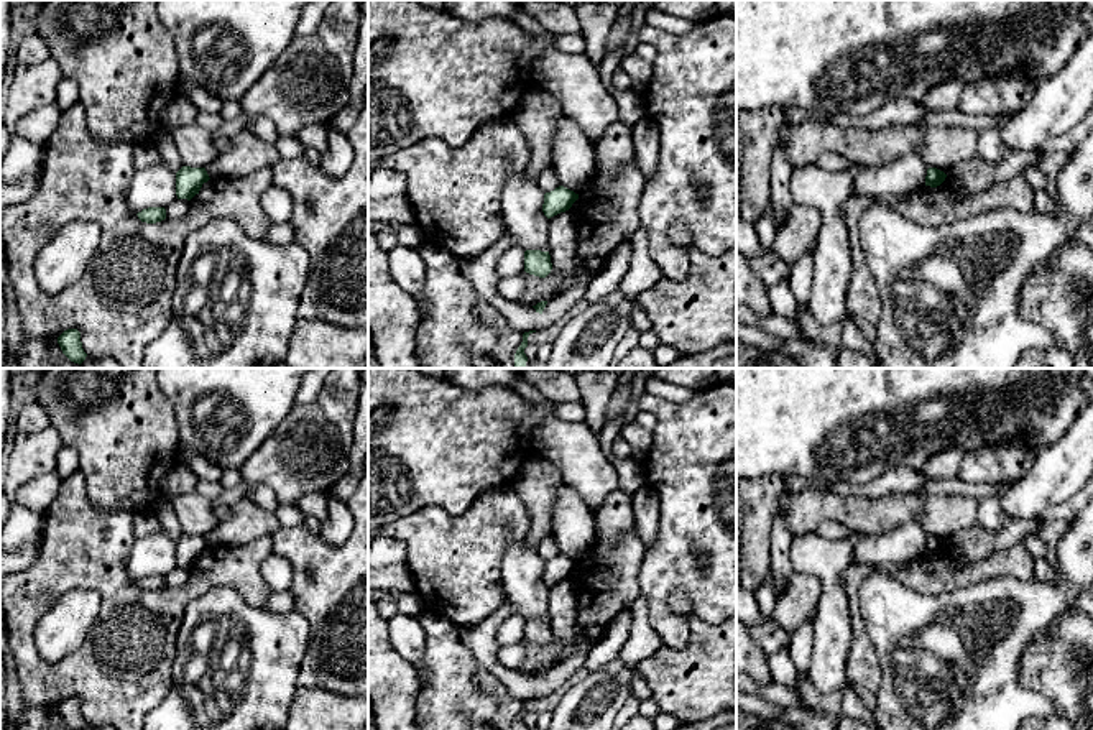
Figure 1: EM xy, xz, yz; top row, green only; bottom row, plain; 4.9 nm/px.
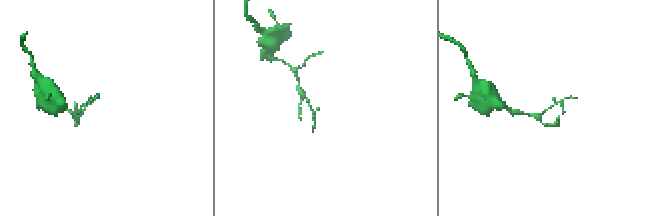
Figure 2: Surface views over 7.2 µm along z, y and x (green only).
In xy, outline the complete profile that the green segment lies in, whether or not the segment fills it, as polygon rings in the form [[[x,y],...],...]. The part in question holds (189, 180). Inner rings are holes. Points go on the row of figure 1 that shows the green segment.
[[[182,166],[176,173],[176,196],[178,199],[187,199],[191,201],[196,194],[199,194],[204,182],[207,182],[210,178],[205,171],[205,168],[191,168]]]

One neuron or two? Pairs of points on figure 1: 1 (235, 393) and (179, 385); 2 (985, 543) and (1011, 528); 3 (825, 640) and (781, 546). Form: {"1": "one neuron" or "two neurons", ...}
{"1": "one neuron", "2": "one neuron", "3": "two neurons"}

